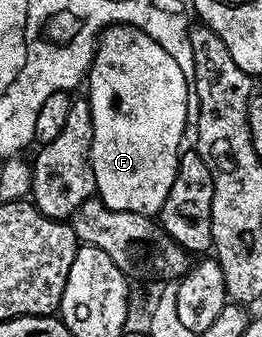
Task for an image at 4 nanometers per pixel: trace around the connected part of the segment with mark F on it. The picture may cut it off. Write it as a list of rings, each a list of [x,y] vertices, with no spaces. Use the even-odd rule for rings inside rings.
[[[114,24],[98,38],[98,48],[94,52],[94,60],[90,63],[88,73],[89,84],[90,93],[88,93],[88,99],[92,110],[92,130],[94,131],[94,141],[90,147],[90,165],[94,171],[94,186],[97,198],[102,200],[104,206],[116,211],[136,211],[147,214],[161,213],[164,198],[168,198],[168,190],[178,173],[178,157],[184,148],[182,135],[186,132],[186,111],[189,108],[191,111],[192,108],[192,88],[184,78],[184,70],[180,70],[180,66],[176,66],[176,58],[172,58],[172,54],[168,54],[168,50],[164,50],[164,46],[157,44],[151,36],[142,32],[139,28]]]

